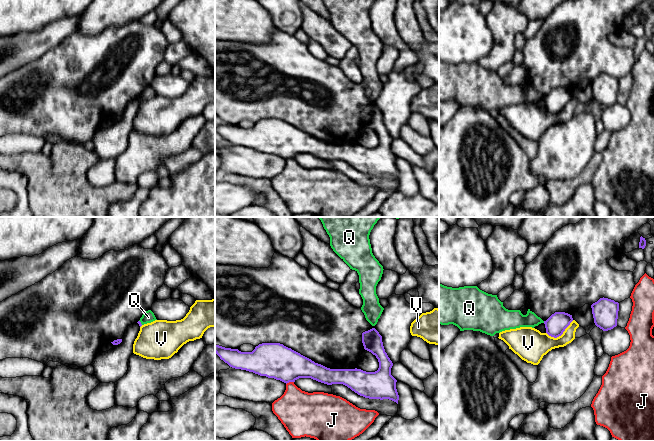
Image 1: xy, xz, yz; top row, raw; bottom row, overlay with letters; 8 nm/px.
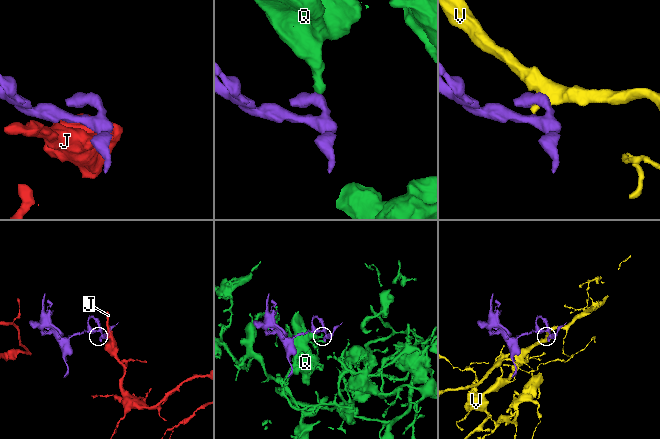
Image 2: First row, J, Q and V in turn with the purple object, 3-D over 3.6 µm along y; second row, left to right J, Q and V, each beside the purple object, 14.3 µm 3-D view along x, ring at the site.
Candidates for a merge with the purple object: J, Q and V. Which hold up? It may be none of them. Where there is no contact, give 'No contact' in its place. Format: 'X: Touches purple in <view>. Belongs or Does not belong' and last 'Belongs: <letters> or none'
J: Touches purple in xz. Does not belong
Q: Touches purple in xy. Belongs
V: Touches purple in yz. Does not belong
Belongs: Q

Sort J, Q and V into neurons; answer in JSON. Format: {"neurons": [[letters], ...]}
{"neurons": [["J"], ["Q"], ["V"]]}

